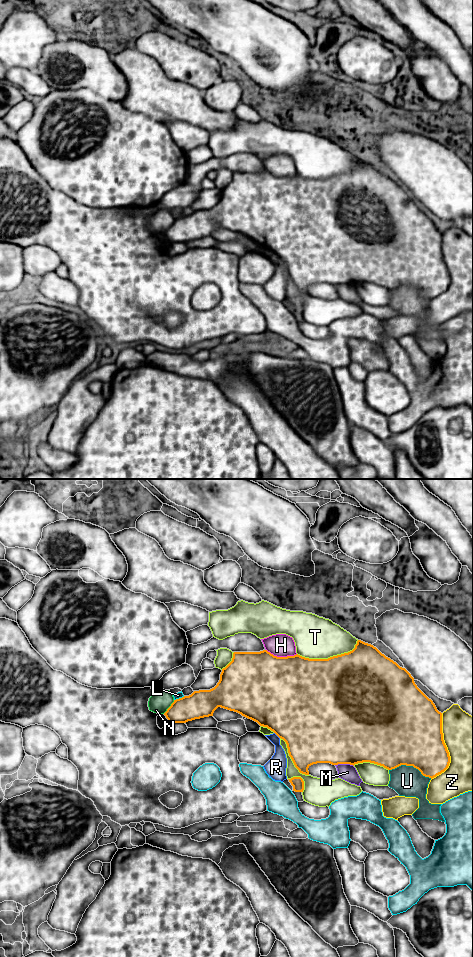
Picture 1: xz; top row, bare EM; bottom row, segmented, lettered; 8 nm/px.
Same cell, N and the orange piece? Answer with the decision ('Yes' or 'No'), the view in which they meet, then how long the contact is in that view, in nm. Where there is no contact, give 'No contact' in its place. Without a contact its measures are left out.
No. Touches orange in xz. Shared border 140 nm

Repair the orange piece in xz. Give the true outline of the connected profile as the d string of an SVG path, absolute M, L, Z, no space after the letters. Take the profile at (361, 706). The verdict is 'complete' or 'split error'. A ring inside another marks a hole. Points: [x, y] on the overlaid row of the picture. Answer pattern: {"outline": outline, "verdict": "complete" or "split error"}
{"outline": "M361 640L357 641L352 651L328 659L309 659L298 654L287 657L277 657L267 650L260 652L234 652L232 661L222 669L220 680L214 688L210 690L194 691L189 696L174 700L164 715L170 724L186 723L195 719L213 716L214 711L218 707L237 712L257 722L260 726L267 727L273 731L279 738L286 742L289 756L295 767L300 773L305 775L309 775L308 768L317 763L330 763L332 765L350 764L354 766L358 763L370 762L383 766L388 770L395 769L401 765L413 766L418 769L423 776L432 779L444 772L450 763L449 752L443 740L442 713L437 710L433 701L417 687L414 678L405 668L400 667L396 662L386 657L373 645Z", "verdict": "complete"}

